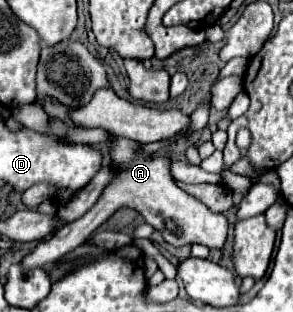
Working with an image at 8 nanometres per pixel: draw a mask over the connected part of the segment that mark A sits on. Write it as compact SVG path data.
M181 132L171 139L150 143L150 145L140 145L140 143L134 143L134 141L124 139L124 137L122 139L112 137L112 141L114 141L114 145L112 145L112 161L120 169L118 179L114 179L110 183L110 187L106 187L106 193L102 193L102 197L98 199L94 209L90 209L80 219L76 219L76 221L68 223L66 227L62 227L60 231L56 231L52 235L52 239L38 243L38 247L20 261L22 273L30 275L34 269L46 269L46 265L50 265L56 259L60 259L62 255L74 251L120 207L136 209L146 219L146 223L154 225L164 235L164 239L174 247L182 247L182 245L188 245L188 243L190 245L192 243L202 243L202 245L206 245L210 249L212 247L222 249L222 245L226 241L226 231L228 231L226 217L222 213L212 213L198 199L194 199L192 195L182 191L176 185L176 181L174 181L174 177L170 173L170 159L156 153L158 149L171 145L183 135L184 133Z

